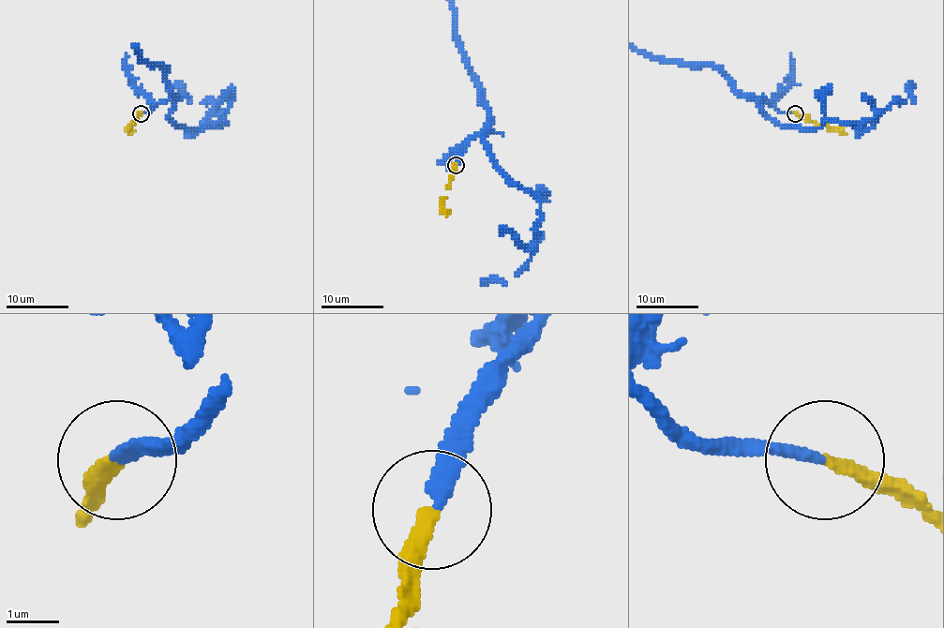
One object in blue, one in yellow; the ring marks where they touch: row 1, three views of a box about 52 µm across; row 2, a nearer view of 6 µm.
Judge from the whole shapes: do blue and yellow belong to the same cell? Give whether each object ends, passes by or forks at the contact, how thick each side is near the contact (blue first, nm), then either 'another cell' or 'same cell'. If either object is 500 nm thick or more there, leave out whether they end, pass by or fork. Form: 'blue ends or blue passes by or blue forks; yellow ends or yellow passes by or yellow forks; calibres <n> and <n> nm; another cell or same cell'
blue ends; yellow ends; calibres 280 and 280 nm; same cell

